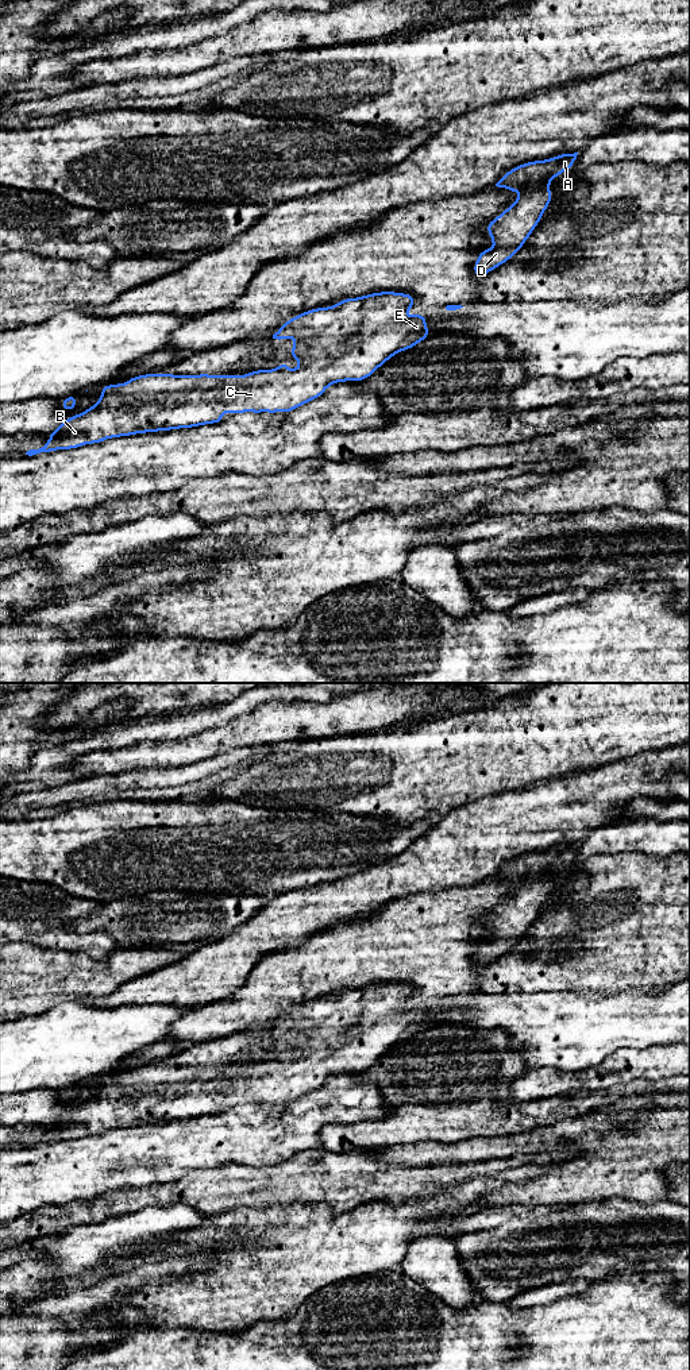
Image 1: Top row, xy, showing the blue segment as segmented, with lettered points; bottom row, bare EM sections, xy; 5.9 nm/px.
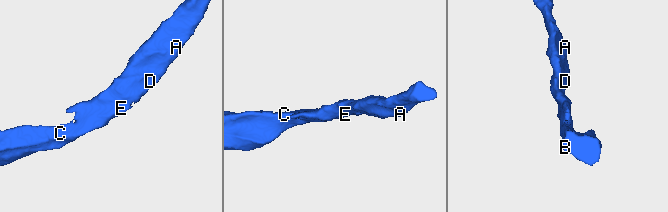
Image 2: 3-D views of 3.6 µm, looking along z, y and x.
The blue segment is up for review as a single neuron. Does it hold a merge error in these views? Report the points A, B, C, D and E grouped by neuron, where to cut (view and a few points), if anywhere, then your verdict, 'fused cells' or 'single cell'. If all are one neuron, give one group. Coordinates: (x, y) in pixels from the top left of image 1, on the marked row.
A B C D E | no cut | single cell

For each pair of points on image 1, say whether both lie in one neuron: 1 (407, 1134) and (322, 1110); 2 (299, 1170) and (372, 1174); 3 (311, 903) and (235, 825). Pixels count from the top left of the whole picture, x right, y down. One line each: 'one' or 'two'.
1: two
2: one
3: two

